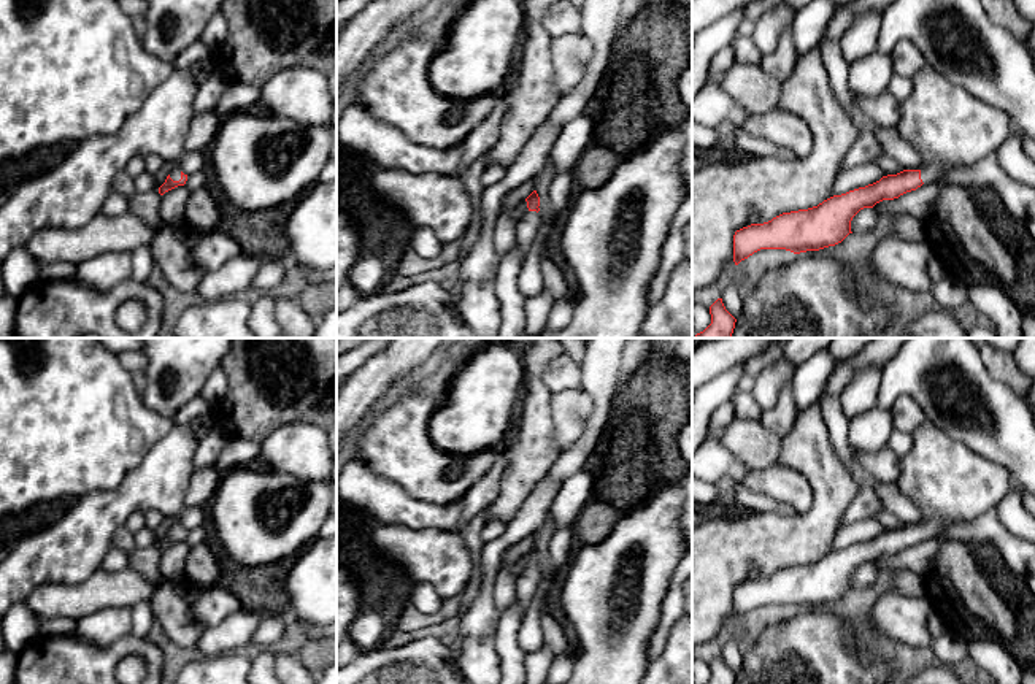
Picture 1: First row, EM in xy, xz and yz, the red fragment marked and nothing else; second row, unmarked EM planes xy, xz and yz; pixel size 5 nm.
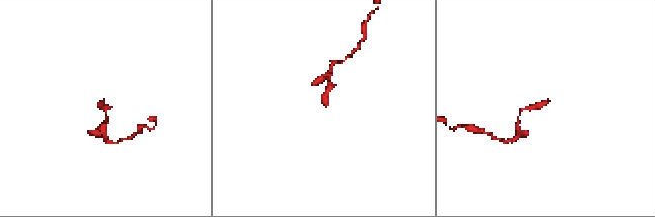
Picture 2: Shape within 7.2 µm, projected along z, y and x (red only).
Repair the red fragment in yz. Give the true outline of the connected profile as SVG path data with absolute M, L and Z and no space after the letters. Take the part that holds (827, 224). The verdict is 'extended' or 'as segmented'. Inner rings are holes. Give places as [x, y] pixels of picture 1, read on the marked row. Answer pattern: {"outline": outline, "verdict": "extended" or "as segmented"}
{"outline": "M925 65L913 76L913 90L900 100L898 135L919 152L924 167L883 176L879 181L833 195L818 206L783 213L764 224L751 224L733 235L738 265L760 249L794 254L841 243L852 217L864 208L894 200L924 183L937 183L946 171L973 167L1010 136L1010 116Z", "verdict": "extended"}

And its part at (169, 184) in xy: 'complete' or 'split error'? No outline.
split error

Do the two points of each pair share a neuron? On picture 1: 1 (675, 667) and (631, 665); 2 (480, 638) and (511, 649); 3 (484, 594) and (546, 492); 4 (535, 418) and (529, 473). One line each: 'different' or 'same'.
1: different
2: different
3: same
4: same

